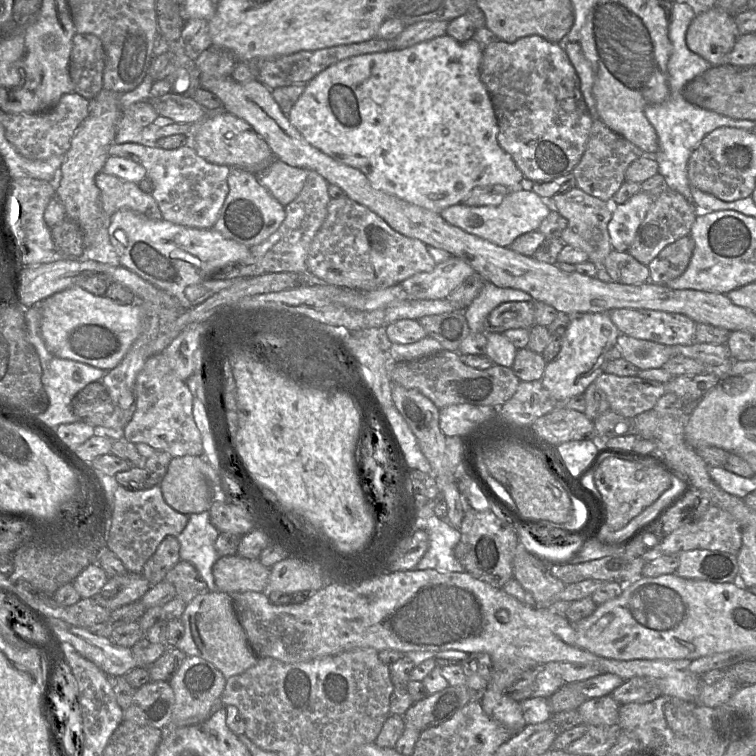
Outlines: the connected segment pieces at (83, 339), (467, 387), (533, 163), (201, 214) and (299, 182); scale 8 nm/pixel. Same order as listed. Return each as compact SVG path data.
M80 286L55 293L42 302L42 336L47 349L58 358L110 371L121 362L142 331L143 308L139 302L121 305L106 296L94 296Z
M444 349L428 357L392 363L391 380L420 391L439 409L455 404L500 407L514 395L520 383L512 368L493 364L487 369L477 369L466 365L458 352Z
M539 35L522 37L513 43L497 40L496 42L483 48L482 60L480 64L480 79L489 93L497 118L498 143L501 148L512 157L524 177L533 182L547 182L570 173L581 160L581 157L586 149L594 119L583 99L579 77L568 59L563 44L552 43Z
M131 142L123 144L112 143L109 147L109 155L130 159L146 169L146 176L153 183L152 195L164 220L189 228L211 229L214 227L228 194L228 175L231 171L229 166L207 162L196 153L192 145L167 150L157 146Z
M275 159L256 175L260 184L285 208L303 189L308 170Z

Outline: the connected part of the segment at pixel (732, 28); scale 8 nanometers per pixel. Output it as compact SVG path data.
M718 6L699 12L686 32L688 48L712 66L724 64L740 35L734 16Z

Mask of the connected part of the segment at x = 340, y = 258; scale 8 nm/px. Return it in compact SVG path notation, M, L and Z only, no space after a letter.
M346 195L329 202L327 216L310 244L307 257L308 272L315 277L335 286L366 291L400 284L417 273L432 271L436 265L424 242L397 232L370 208Z

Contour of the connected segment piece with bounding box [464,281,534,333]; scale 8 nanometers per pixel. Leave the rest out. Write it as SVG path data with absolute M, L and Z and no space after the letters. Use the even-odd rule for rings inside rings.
M485 281L483 288L465 308L465 317L470 332L486 332L486 319L493 309L505 302L534 301L532 296L522 290L498 287Z

